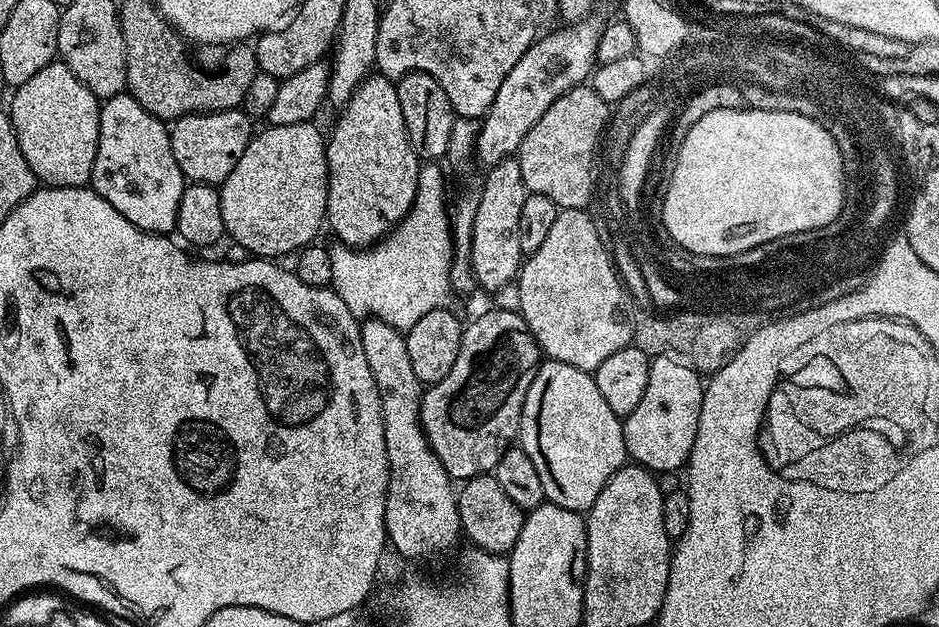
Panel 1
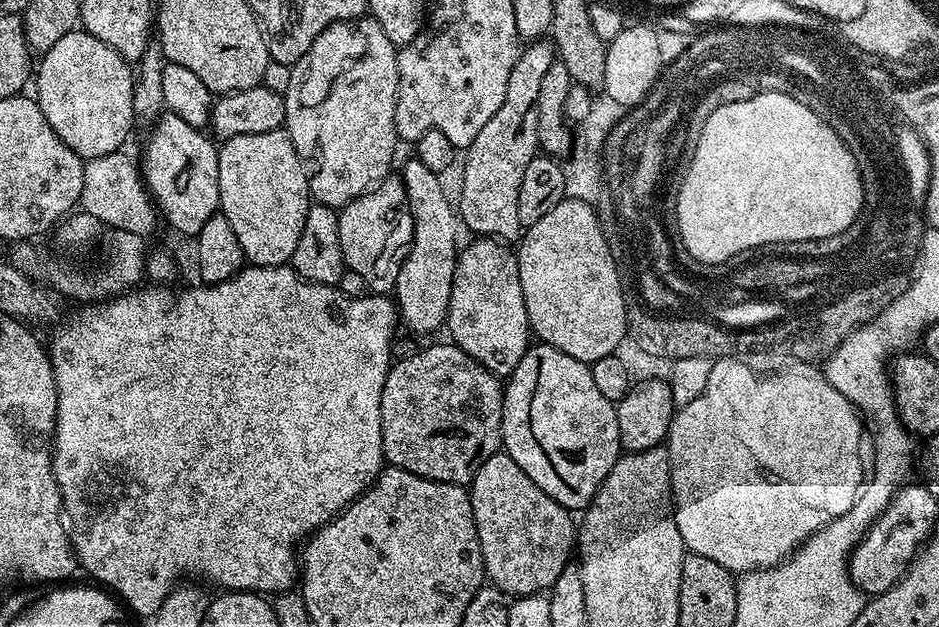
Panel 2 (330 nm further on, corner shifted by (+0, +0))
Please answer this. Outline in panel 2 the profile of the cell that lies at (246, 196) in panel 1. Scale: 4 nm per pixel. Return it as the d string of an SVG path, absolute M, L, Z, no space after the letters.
M277 130L266 134L242 134L223 141L218 148L218 194L220 195L219 215L224 216L226 222L230 222L230 226L238 238L238 246L242 246L244 259L249 265L258 268L278 268L287 265L291 261L294 254L294 246L298 246L298 238L302 238L302 222L306 222L306 210L310 203L310 197L308 195L308 179L304 173L304 167L298 158L296 147L292 145L292 140L287 131Z

